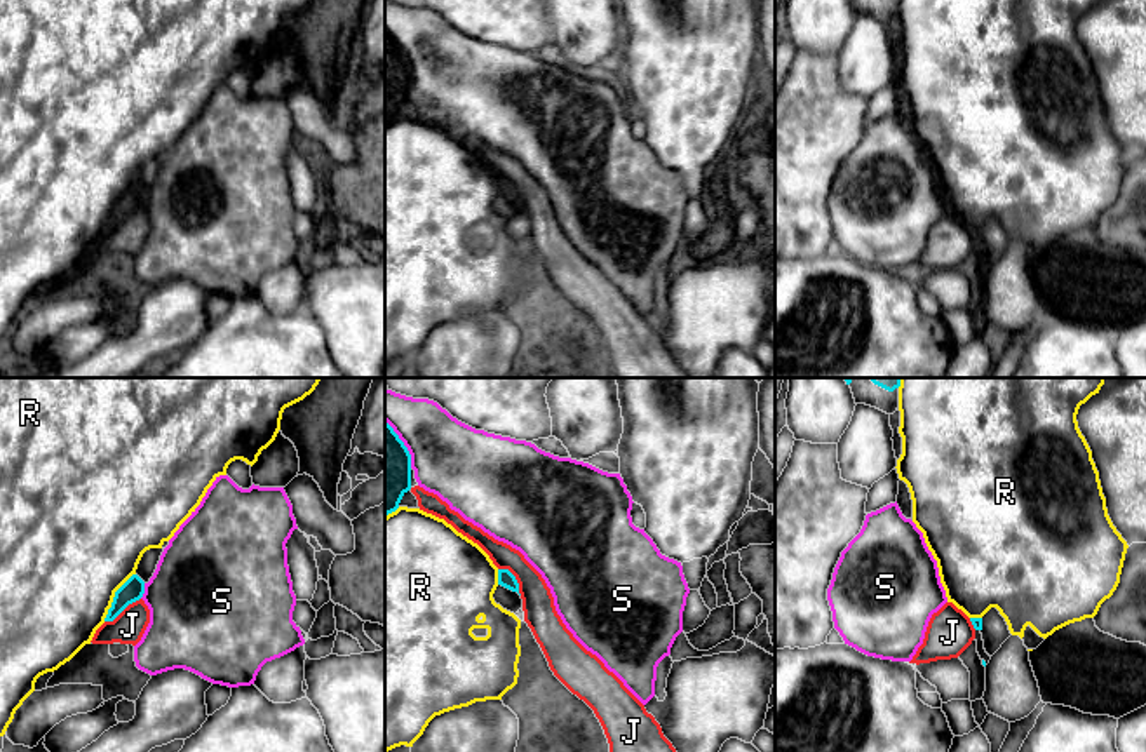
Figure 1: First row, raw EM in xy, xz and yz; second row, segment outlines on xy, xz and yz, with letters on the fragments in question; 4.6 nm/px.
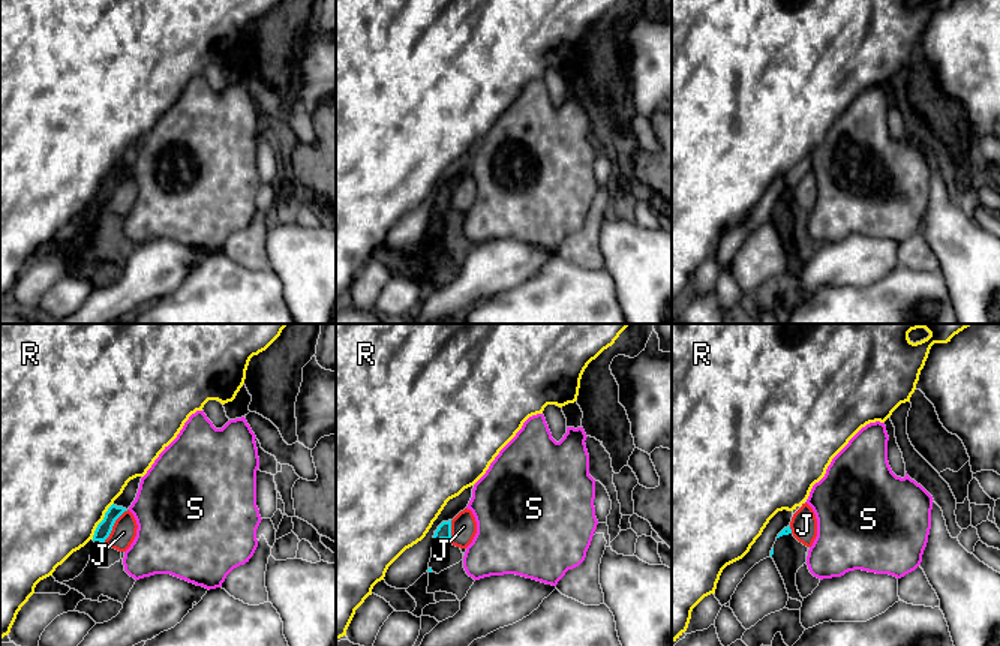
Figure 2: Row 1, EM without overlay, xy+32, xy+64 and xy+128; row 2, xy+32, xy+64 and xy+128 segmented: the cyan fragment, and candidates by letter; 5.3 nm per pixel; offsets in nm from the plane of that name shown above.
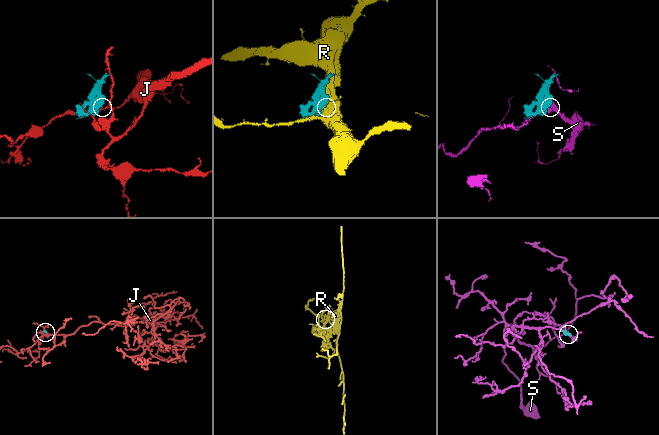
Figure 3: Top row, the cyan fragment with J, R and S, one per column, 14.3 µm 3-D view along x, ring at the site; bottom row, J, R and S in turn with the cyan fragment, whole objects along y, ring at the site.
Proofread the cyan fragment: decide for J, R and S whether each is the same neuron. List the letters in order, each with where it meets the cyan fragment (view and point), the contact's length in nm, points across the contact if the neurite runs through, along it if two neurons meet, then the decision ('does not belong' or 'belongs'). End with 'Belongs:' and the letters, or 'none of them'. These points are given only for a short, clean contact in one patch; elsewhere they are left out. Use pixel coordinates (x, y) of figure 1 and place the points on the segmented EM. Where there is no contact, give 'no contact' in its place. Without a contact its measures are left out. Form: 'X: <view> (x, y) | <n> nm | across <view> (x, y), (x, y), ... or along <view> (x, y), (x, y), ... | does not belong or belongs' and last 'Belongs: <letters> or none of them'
J: xy (122, 610) | 200 nm | does not belong
R: xy (114, 597) | 260 nm | does not belong
S: xy (143, 590) | 80 nm | does not belong
Belongs: none of them

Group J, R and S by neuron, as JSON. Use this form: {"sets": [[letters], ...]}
{"sets": [["J"], ["R"], ["S"]]}

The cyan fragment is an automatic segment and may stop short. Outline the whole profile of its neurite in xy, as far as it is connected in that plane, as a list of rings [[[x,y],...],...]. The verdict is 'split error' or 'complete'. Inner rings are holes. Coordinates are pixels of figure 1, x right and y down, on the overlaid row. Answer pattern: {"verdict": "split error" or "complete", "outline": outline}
{"verdict": "split error", "outline": [[[150,548],[143,554],[136,573],[115,592],[104,621],[113,621],[129,604],[143,597],[145,585],[153,576],[162,552],[164,548]]]}

